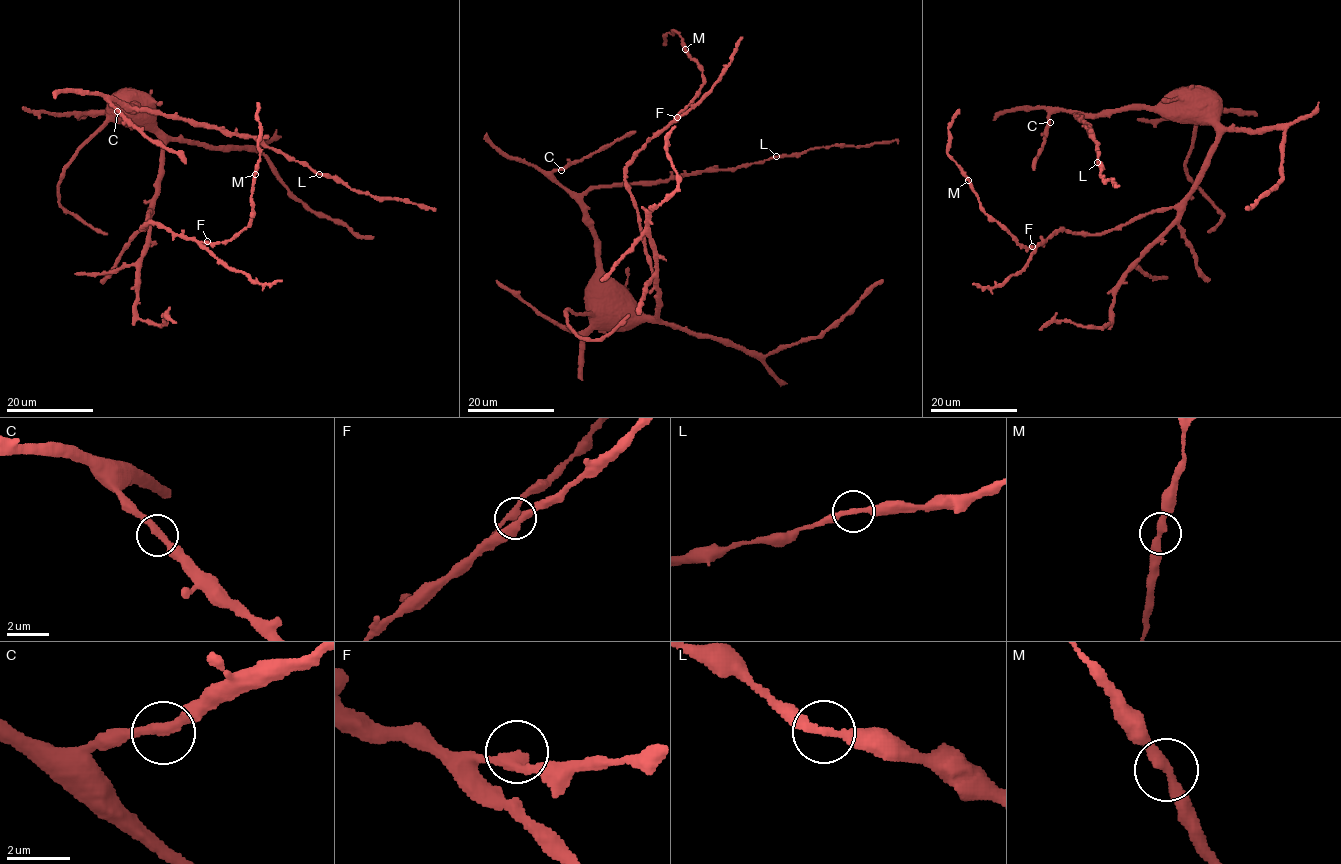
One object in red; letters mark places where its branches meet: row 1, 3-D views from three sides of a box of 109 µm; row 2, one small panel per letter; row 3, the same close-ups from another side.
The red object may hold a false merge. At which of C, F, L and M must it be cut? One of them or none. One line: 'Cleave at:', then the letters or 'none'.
Cleave at: none

